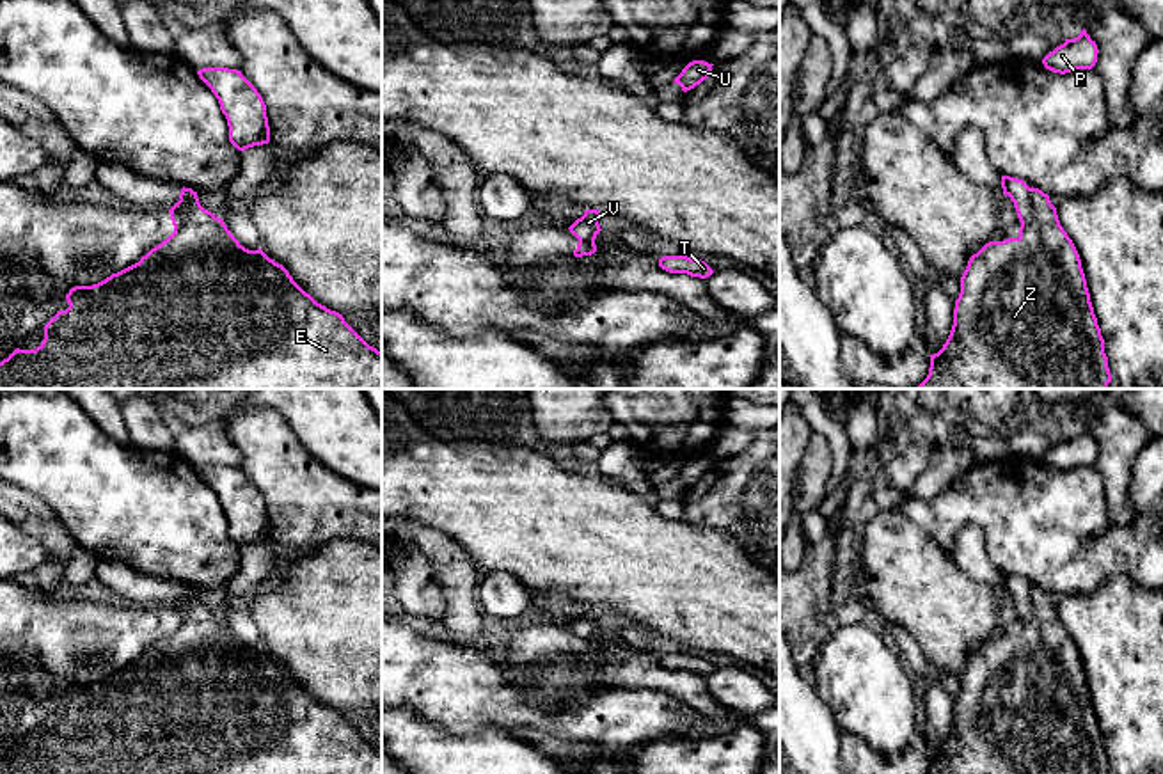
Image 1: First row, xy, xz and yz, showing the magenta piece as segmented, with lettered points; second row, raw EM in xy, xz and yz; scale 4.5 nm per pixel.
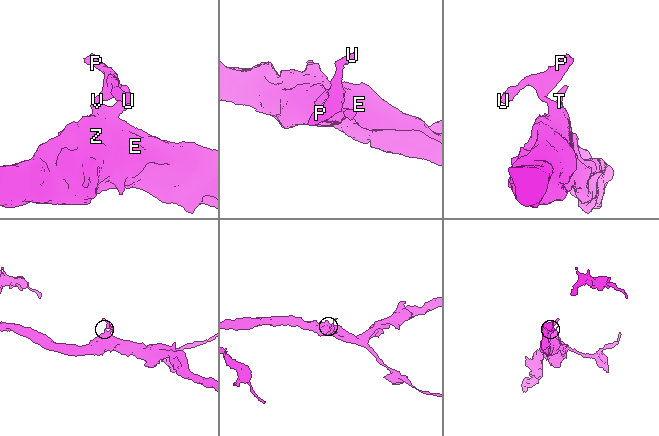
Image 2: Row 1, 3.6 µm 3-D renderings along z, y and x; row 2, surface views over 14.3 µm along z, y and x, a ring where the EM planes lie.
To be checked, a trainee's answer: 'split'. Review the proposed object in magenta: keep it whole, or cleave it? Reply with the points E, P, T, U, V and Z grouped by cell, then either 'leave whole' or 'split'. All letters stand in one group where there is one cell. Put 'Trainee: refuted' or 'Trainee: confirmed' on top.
Trainee: confirmed
E T Z / P U V; split

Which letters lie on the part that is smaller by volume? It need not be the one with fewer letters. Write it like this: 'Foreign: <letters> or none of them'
Foreign: P, U, V

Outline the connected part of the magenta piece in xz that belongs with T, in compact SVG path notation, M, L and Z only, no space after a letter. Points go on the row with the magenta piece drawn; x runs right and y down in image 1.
M664 256L659 259L659 266L669 273L687 273L700 279L707 279L714 273L705 261L687 256Z

